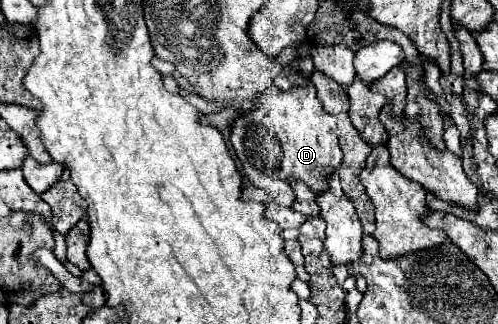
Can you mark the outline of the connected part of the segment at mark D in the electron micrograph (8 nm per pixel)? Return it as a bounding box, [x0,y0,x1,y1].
[231,85,343,195]

